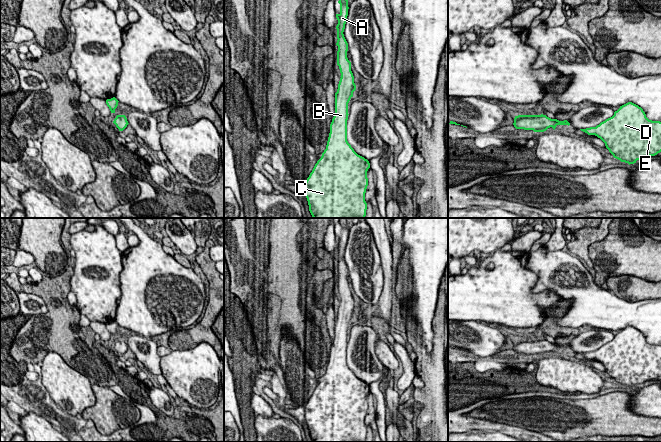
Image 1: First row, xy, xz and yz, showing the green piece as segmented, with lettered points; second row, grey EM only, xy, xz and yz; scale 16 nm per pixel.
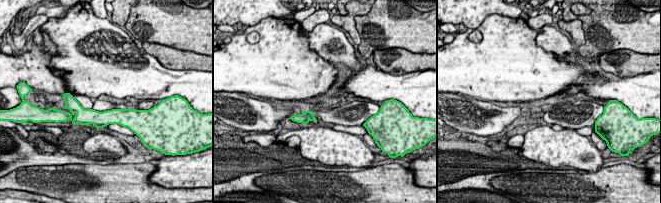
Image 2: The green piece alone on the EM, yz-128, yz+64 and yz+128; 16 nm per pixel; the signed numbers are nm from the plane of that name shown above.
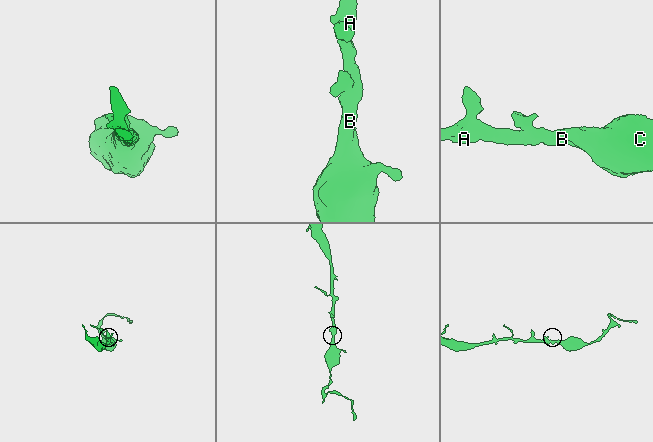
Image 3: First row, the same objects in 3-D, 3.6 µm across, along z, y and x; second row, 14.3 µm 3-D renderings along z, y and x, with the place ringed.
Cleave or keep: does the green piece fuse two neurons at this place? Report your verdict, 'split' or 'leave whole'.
leave whole

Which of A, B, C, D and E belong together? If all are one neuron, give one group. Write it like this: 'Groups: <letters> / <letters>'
Groups: A B C D E

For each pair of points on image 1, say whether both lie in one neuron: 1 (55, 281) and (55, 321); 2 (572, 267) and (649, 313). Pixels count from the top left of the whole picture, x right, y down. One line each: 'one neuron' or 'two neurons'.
1: one neuron
2: one neuron

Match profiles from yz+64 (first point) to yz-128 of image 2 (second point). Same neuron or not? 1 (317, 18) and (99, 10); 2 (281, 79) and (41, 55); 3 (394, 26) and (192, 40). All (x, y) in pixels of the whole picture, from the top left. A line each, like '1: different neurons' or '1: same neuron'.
1: same neuron
2: same neuron
3: same neuron

